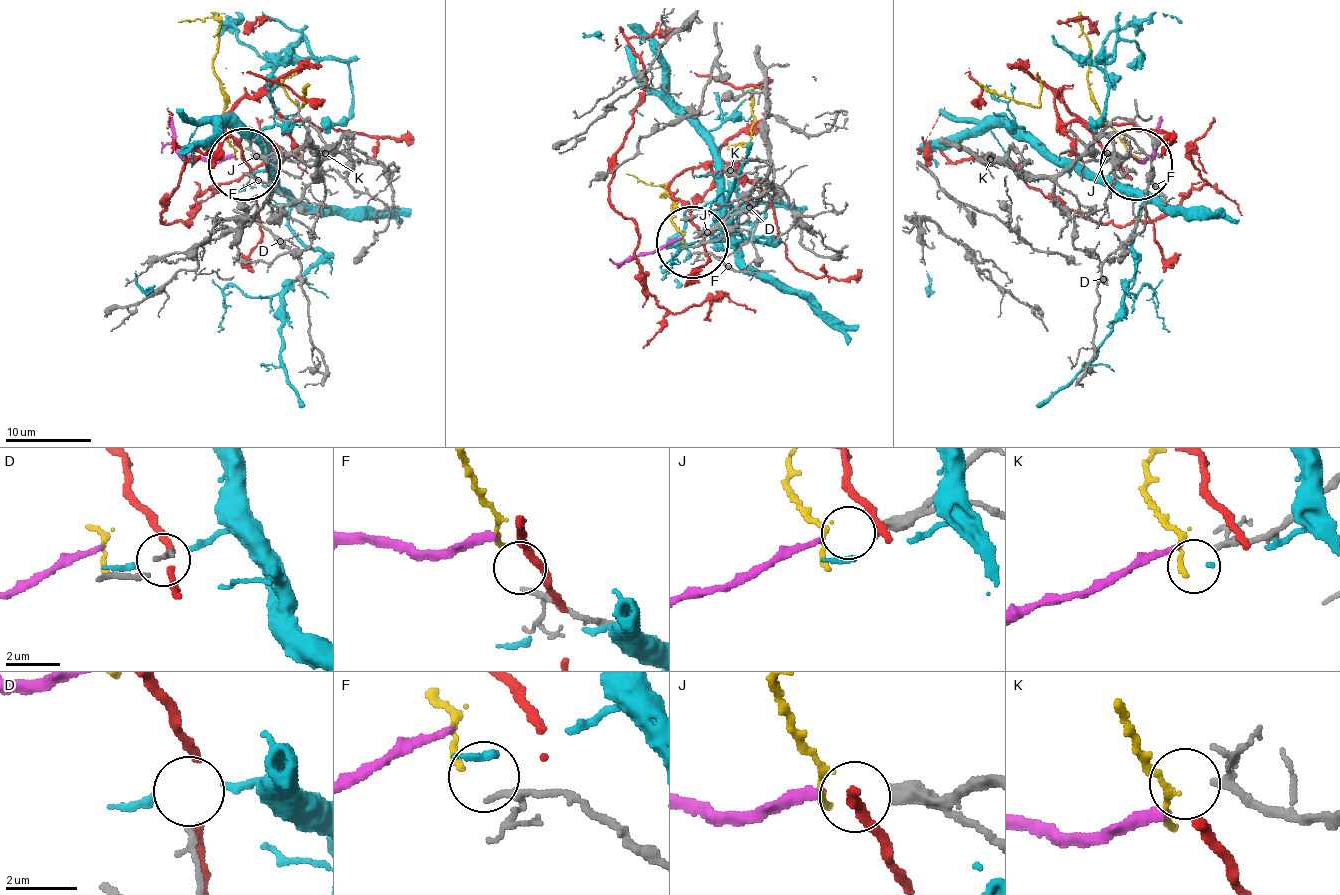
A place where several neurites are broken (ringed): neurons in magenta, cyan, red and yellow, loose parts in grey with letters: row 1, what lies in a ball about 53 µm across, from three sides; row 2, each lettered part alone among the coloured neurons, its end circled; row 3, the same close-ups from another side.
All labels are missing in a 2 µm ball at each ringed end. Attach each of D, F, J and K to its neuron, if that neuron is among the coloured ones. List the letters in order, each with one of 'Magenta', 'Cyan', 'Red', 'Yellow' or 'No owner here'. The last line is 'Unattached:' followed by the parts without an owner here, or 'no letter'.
D: No owner here
F: Yellow
J: Magenta
K: No owner here
Unattached: D, K

